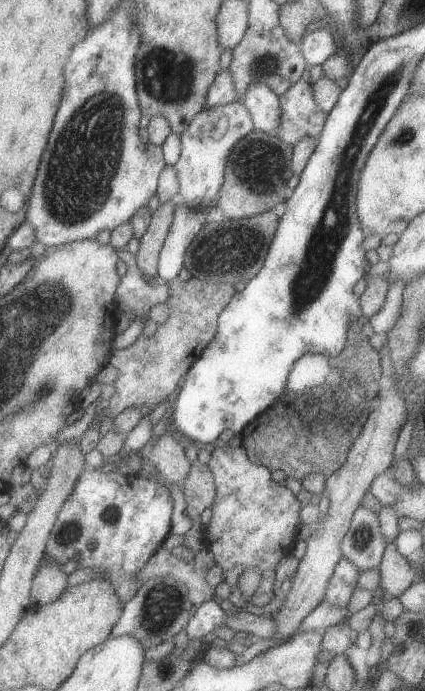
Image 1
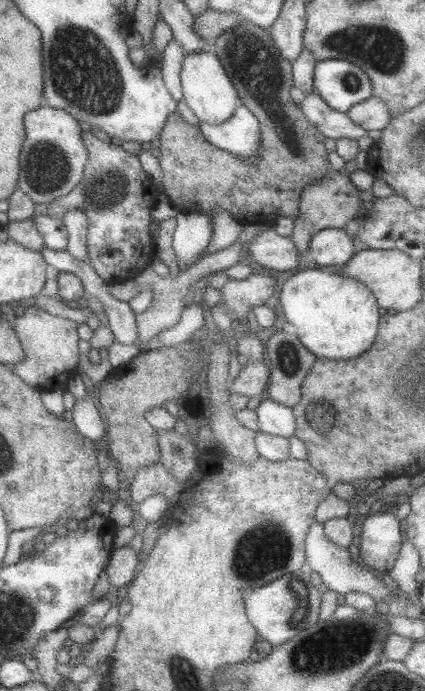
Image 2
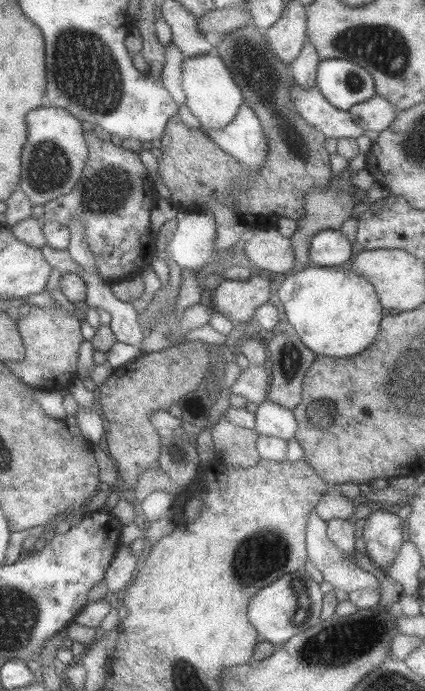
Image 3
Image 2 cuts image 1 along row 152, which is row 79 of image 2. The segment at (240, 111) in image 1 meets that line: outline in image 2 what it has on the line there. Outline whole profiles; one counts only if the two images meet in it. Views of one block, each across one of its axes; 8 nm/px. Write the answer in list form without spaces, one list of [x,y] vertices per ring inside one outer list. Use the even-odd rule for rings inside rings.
[[[216,51],[187,53],[184,63],[183,83],[185,98],[202,122],[209,122],[210,124],[225,123],[227,120],[232,119],[237,110],[244,105],[237,85],[230,78],[225,64]]]

